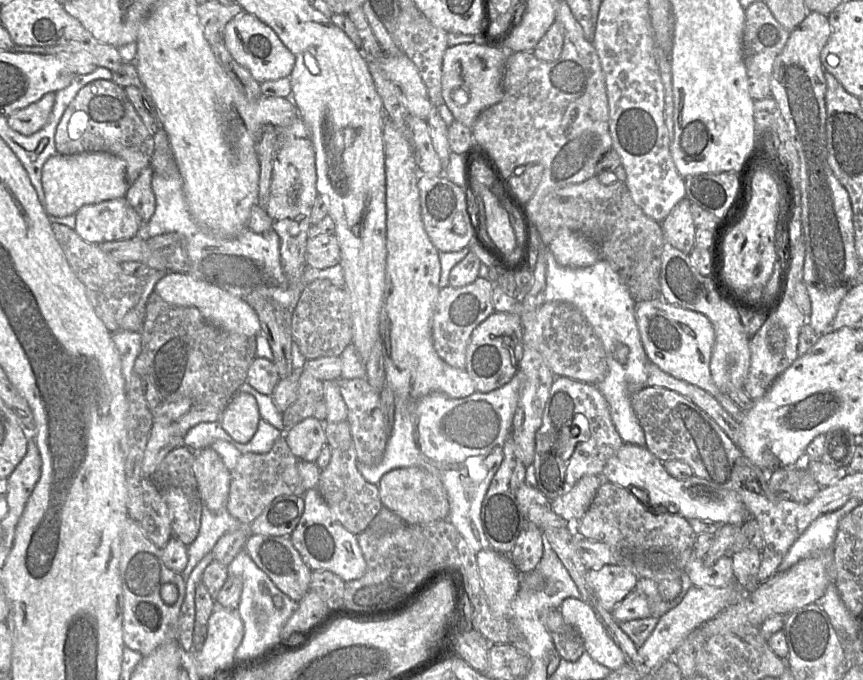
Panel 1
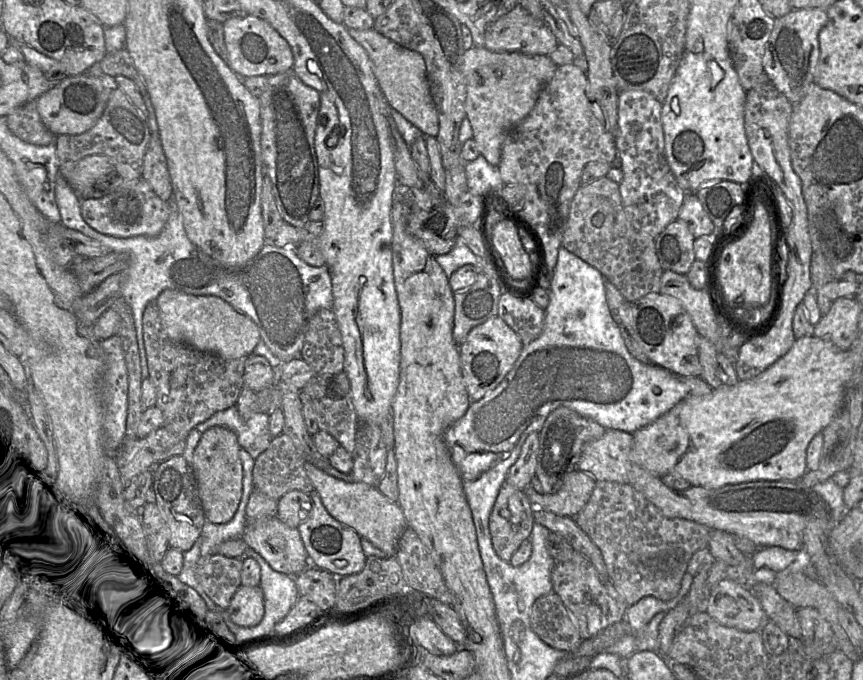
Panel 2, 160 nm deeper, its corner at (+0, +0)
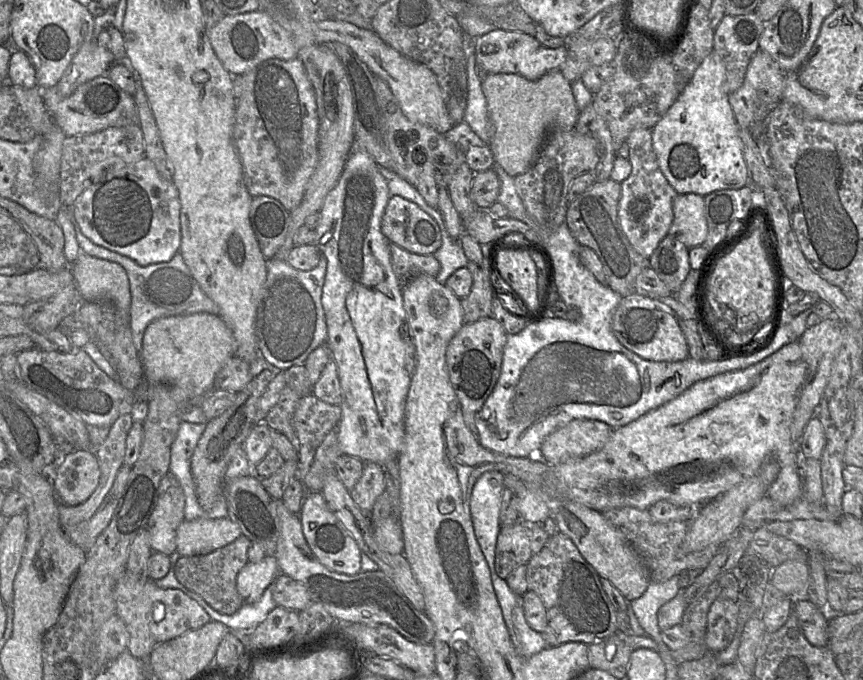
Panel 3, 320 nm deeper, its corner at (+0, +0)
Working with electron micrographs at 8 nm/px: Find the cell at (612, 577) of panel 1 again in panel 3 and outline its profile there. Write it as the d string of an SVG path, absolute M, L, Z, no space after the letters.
M556 532L554 535L551 535L543 549L531 557L530 561L527 563L527 586L529 590L538 594L546 609L547 626L545 631L540 634L546 641L548 647L554 647L566 643L583 643L586 645L591 645L619 631L616 610L608 595L604 591L599 574L581 555L580 551L577 549L572 540L563 533Z

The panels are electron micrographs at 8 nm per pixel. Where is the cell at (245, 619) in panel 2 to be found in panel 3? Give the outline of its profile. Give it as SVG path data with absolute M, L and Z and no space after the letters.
M265 556L258 563L247 563L240 571L236 587L244 604L254 604L280 574L276 556Z

